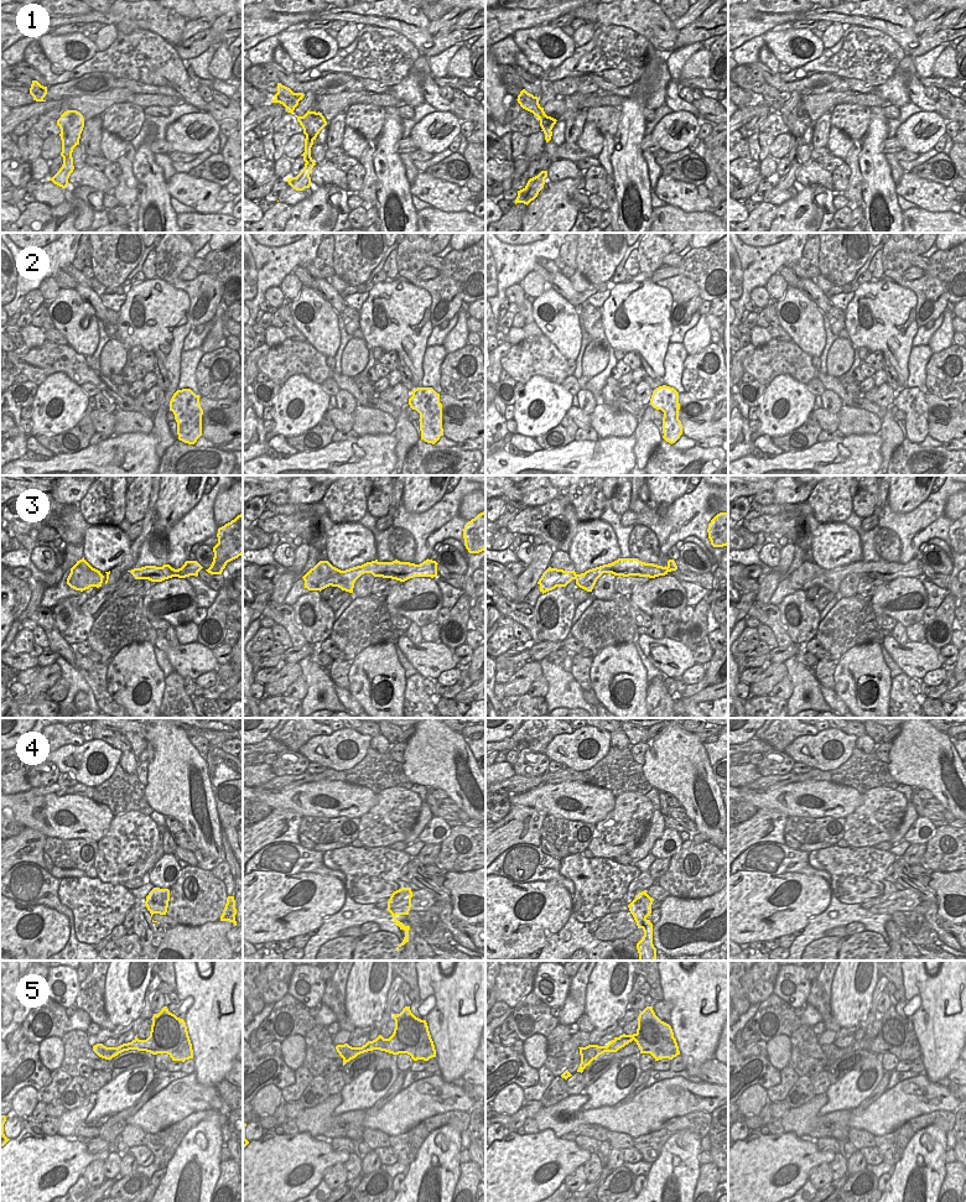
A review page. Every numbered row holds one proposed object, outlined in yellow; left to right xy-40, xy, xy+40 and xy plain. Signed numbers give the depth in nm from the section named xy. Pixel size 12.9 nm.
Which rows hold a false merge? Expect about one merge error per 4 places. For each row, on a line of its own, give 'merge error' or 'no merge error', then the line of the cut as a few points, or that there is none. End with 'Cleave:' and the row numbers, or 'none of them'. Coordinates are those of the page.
1: merge error; cut in xy along (302, 116), (302, 126), (307, 136)
2: merge error; cut in xy along (419, 411), (420, 417)
3: no merge error; no cut
4: merge error; cut in xy+40 along (635, 898), (644, 900), (647, 916)
5: merge error; cut in xy+40 along (603, 1046), (591, 1049), (581, 1061)
Cleave: 1, 2, 4, 5

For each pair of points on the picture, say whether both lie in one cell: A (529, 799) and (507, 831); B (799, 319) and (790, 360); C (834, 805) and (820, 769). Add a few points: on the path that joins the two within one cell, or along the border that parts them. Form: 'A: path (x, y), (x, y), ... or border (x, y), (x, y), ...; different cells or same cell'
A: border (512, 804), (523, 804), (534, 808); different cells
B: border (793, 341), (813, 357); different cells
C: border (803, 776), (820, 785); different cells

